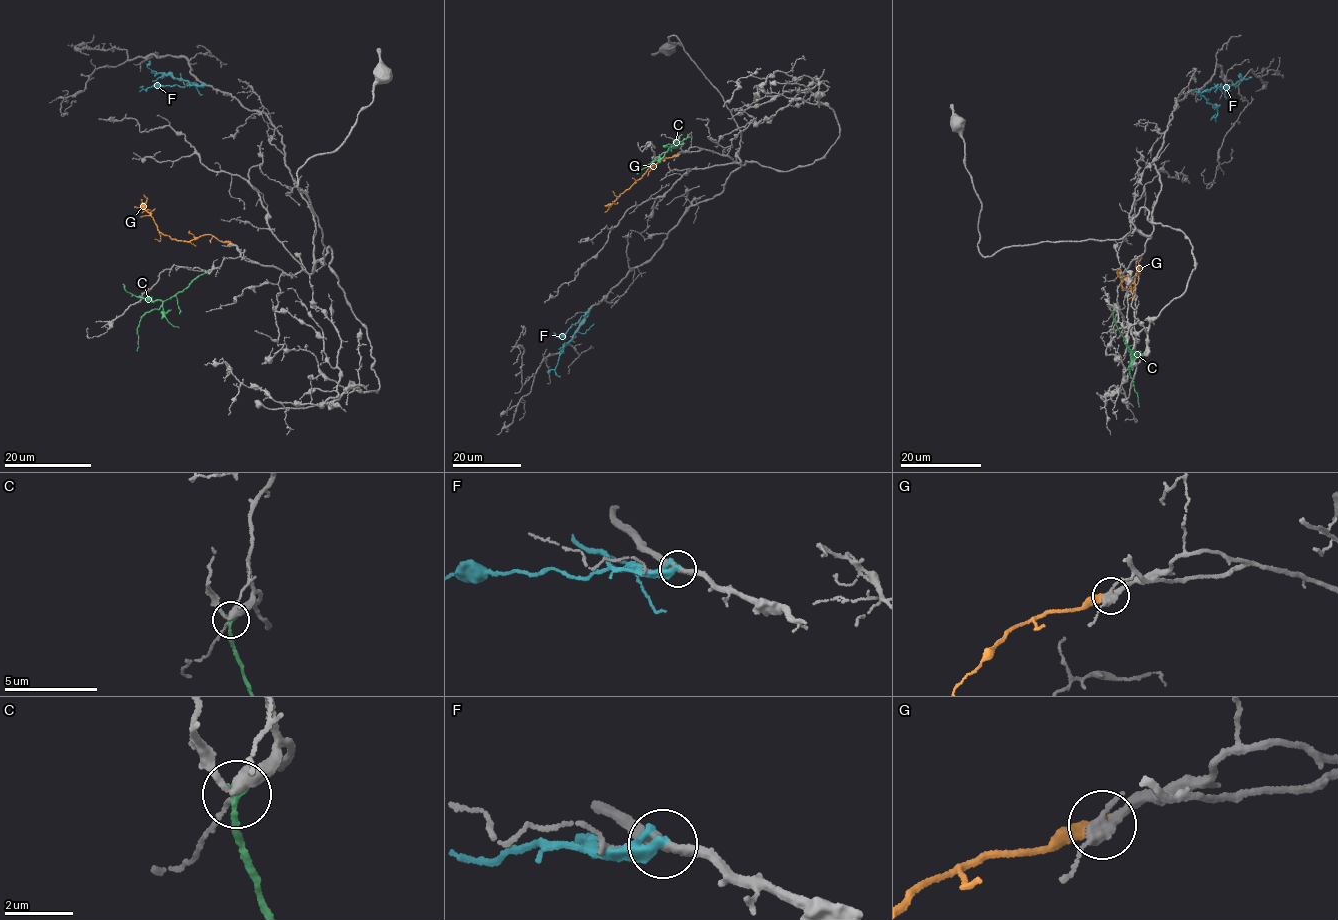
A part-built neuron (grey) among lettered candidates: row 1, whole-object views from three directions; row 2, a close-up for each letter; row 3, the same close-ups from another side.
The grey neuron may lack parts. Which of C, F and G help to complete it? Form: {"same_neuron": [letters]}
{"same_neuron": ["G"]}

